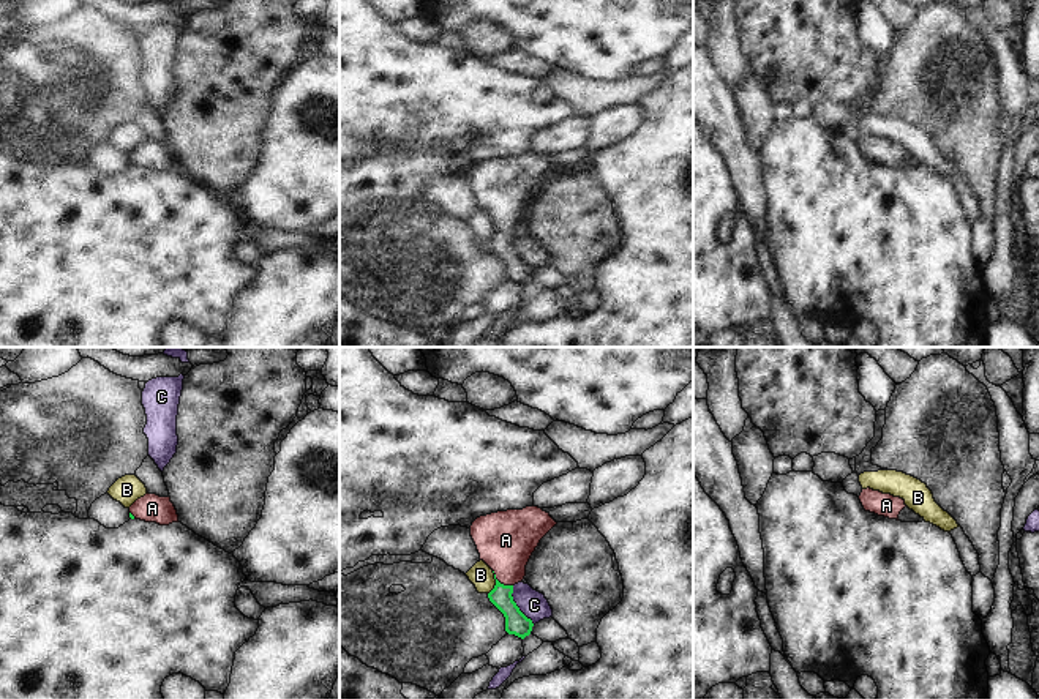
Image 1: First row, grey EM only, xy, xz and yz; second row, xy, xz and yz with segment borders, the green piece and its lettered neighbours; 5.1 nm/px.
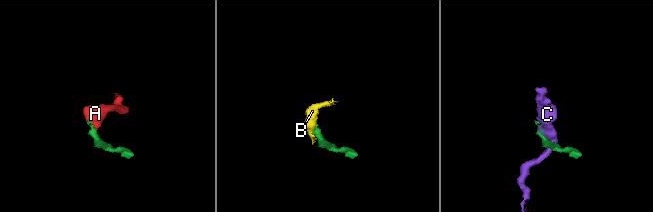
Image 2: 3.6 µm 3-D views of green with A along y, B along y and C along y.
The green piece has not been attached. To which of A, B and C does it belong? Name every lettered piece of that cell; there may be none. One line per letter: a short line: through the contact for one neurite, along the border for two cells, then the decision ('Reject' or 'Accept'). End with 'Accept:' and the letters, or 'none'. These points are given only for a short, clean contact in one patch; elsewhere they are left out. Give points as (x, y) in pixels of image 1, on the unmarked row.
A: Line: xz (517, 270), (502, 246), (499, 229), (506, 223), (506, 186). Accept
B: Line: xz (493, 218), (495, 234), (488, 240). Reject
C: Line: xz (512, 232), (512, 246), (534, 270). Reject
Accept: A.

